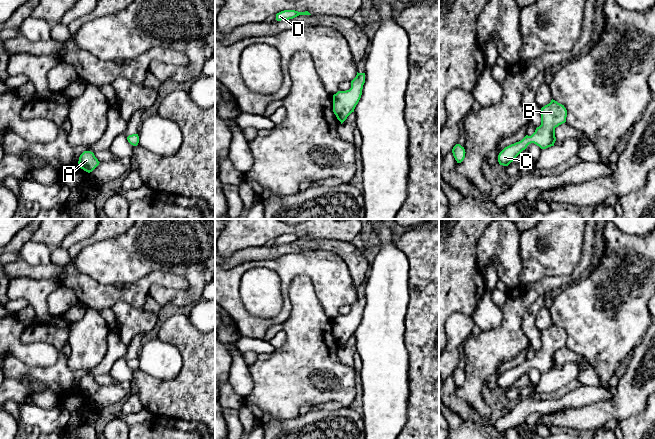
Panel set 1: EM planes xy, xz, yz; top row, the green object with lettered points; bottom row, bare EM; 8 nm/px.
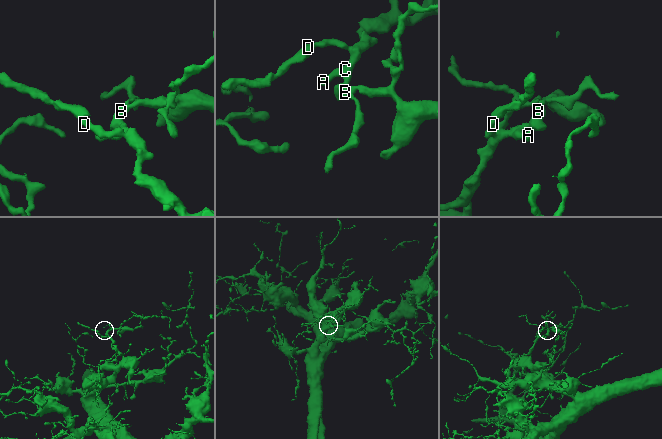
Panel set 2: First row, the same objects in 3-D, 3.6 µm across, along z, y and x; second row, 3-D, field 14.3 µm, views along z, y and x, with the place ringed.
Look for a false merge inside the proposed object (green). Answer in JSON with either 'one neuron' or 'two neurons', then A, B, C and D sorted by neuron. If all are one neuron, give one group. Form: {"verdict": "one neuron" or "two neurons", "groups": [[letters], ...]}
{"verdict": "one neuron", "groups": [["A", "B", "C", "D"]]}

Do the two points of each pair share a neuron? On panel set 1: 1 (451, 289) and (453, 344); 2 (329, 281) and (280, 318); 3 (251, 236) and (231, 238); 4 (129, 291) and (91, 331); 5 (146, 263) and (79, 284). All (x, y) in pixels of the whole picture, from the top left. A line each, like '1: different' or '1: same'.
1: different
2: same
3: same
4: different
5: different

